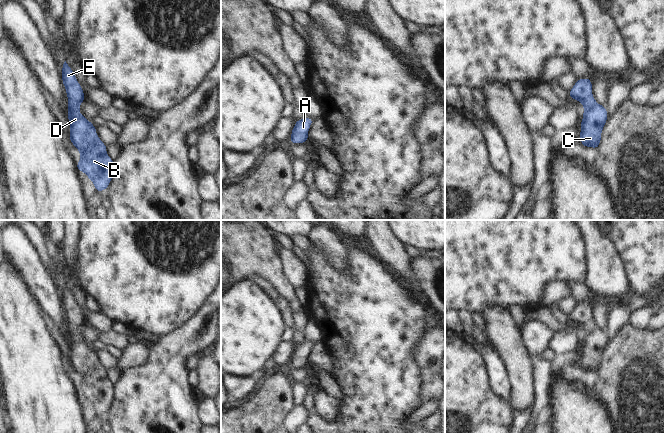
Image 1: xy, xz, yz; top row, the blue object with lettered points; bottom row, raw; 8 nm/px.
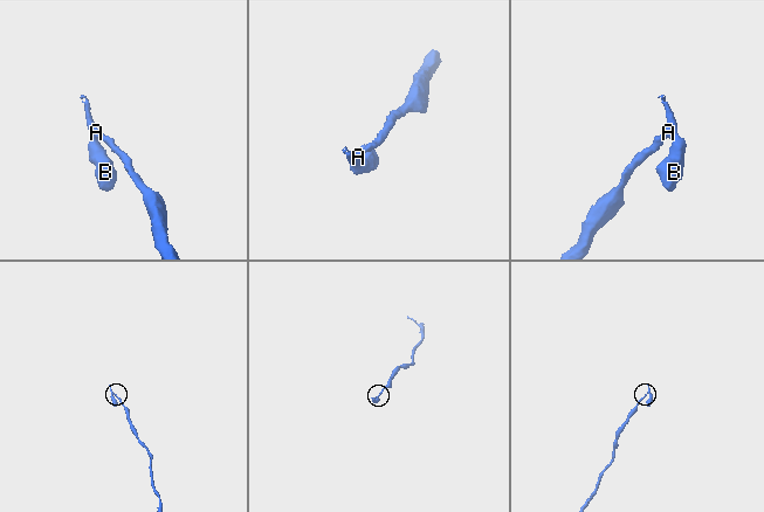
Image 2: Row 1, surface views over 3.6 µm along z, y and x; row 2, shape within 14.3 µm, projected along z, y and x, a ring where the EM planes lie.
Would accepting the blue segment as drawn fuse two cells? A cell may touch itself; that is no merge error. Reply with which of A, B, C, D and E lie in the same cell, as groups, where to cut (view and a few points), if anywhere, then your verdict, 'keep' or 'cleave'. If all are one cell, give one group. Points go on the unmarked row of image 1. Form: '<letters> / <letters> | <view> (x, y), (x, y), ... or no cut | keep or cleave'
A B C D E | no cut | keep

